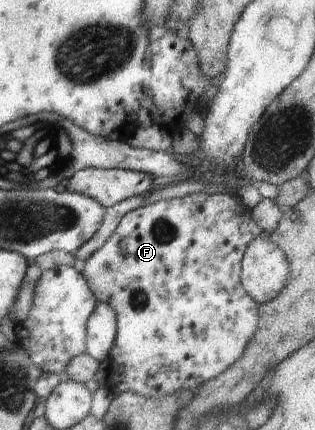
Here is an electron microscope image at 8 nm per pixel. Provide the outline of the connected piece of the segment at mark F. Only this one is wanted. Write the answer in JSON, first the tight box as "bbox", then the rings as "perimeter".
{"bbox":[80,192,263,397],"perimeter":[[[234,192],[213,195],[191,194],[181,199],[166,199],[156,203],[144,204],[122,217],[115,233],[95,253],[92,253],[80,269],[88,288],[94,293],[98,302],[106,303],[117,316],[117,335],[111,350],[110,369],[105,385],[116,397],[120,393],[132,392],[140,396],[156,396],[174,394],[178,389],[196,389],[200,383],[218,377],[224,369],[228,369],[236,359],[242,357],[246,343],[252,339],[258,325],[258,305],[250,299],[241,285],[241,260],[248,245],[260,236],[263,230],[253,219],[252,210],[243,204],[242,197]]]}

